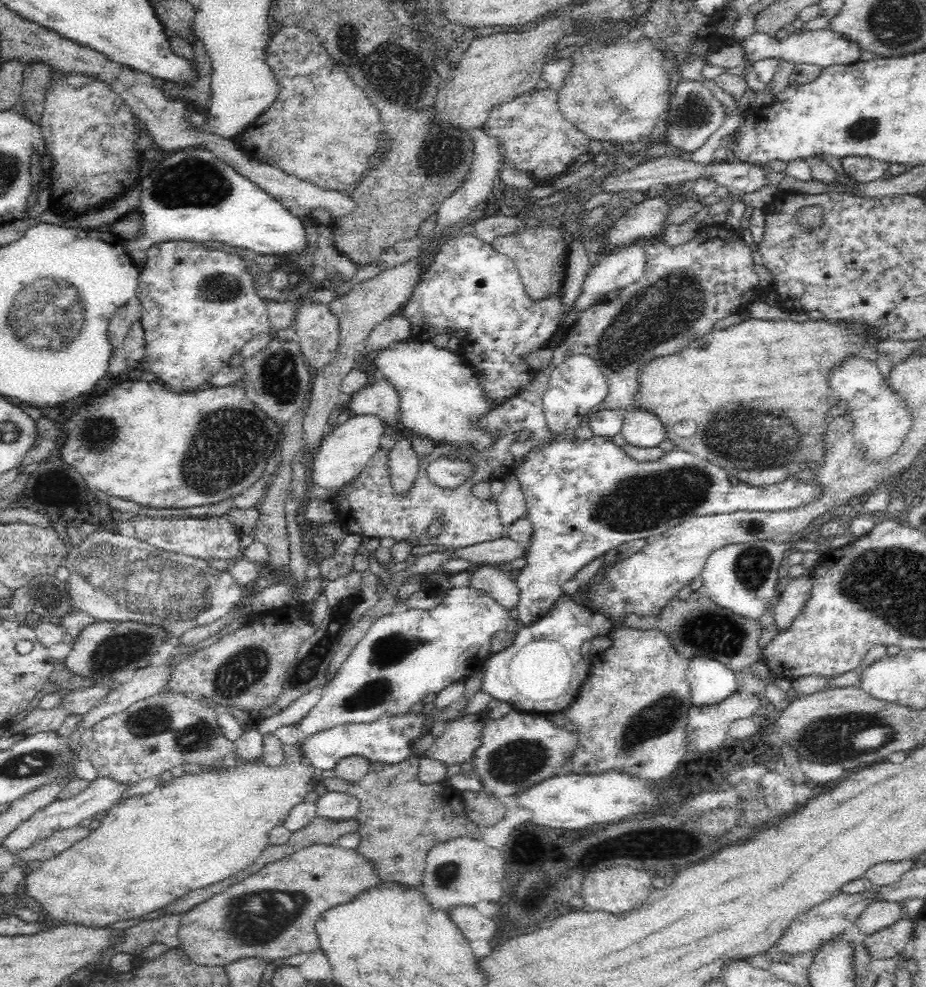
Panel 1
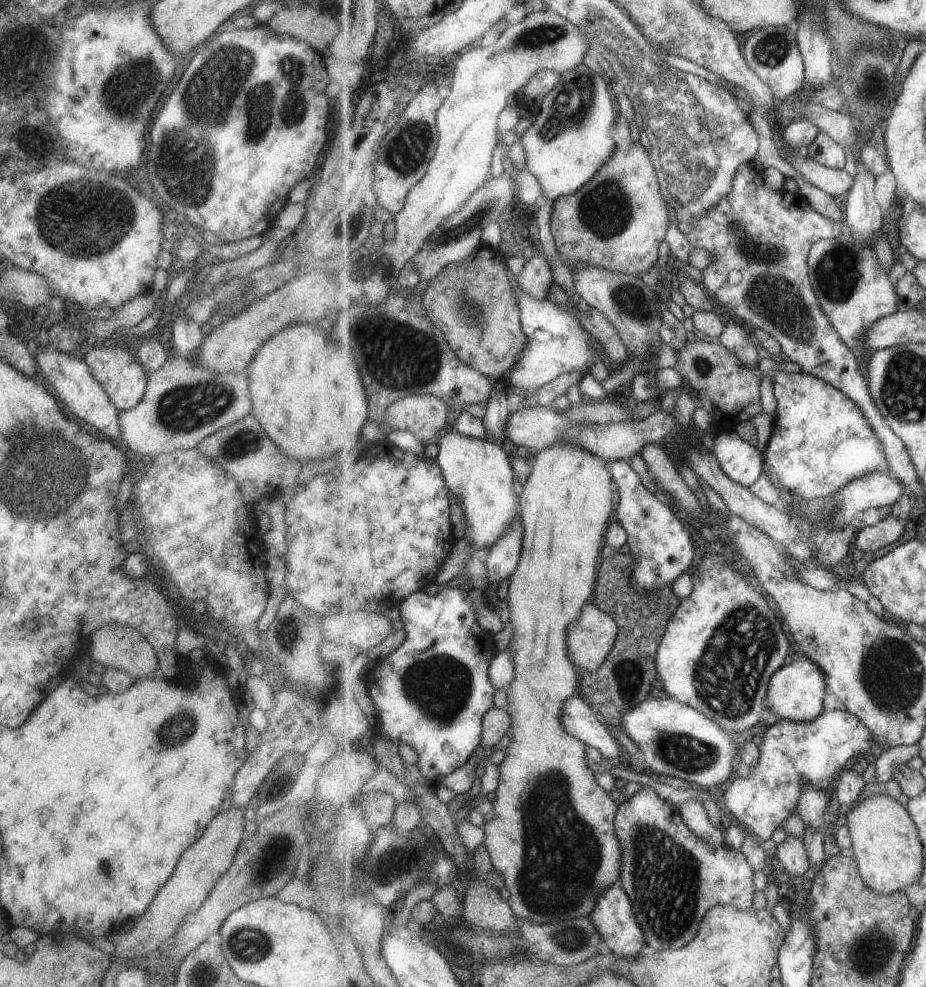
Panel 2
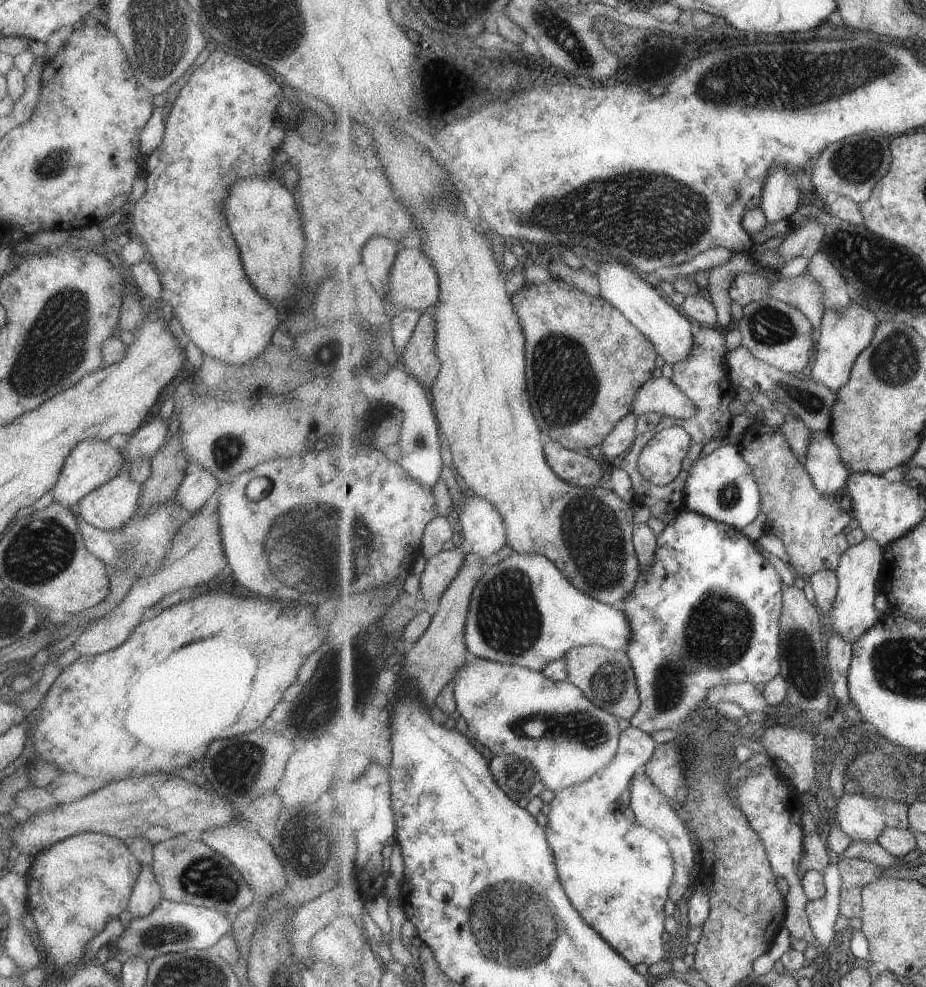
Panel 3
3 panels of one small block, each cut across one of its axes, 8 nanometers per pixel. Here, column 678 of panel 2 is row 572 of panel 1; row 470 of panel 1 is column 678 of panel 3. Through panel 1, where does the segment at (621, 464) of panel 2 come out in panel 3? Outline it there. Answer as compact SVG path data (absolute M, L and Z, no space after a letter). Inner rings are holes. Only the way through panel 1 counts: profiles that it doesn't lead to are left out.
M683 510L658 536L655 562L640 574L635 588L619 604L627 615L632 628L630 643L624 648L631 657L641 695L640 711L630 720L633 727L641 727L649 734L661 730L676 730L684 726L699 702L708 698L713 687L727 683L767 684L781 672L781 613L783 610L784 583L779 572L771 566L769 559L759 550L752 538L747 538L738 528L689 510Z

